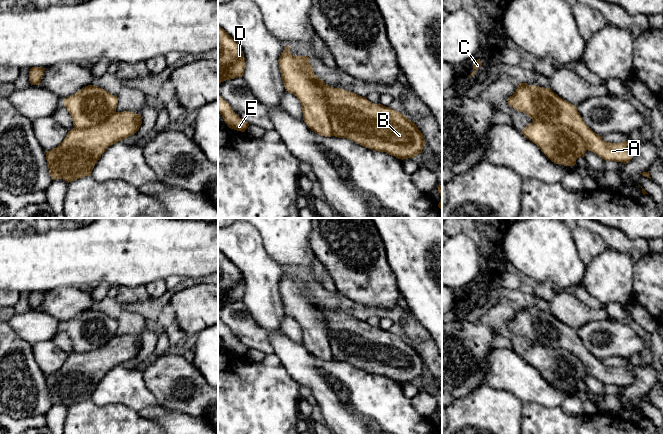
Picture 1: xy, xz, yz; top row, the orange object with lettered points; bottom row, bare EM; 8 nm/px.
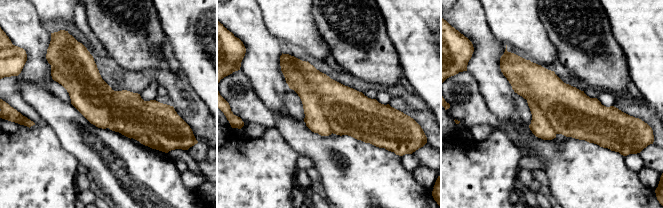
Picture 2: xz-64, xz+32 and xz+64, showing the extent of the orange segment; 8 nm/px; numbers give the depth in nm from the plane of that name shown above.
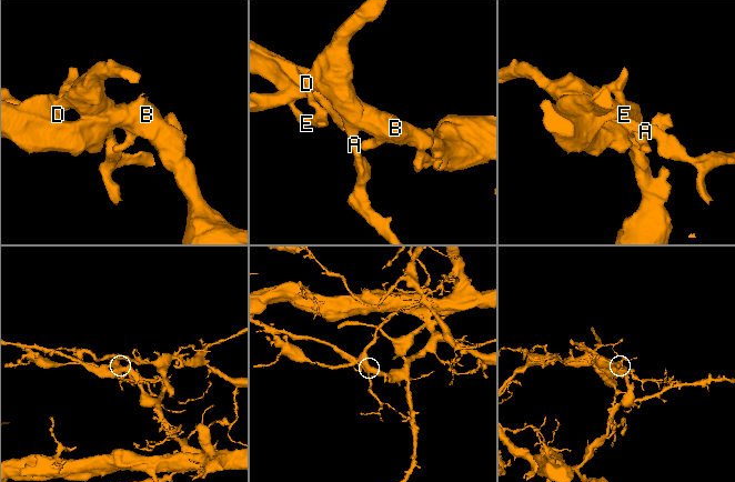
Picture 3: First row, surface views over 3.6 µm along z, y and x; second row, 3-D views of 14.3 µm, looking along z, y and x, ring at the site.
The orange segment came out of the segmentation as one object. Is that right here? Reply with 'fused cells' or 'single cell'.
fused cells

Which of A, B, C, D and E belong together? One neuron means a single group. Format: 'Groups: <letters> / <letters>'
Groups: A C / B D E

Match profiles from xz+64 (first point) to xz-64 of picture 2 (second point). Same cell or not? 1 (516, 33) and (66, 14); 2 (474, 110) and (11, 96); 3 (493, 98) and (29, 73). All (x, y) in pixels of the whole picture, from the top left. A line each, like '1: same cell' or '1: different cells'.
1: same cell
2: same cell
3: same cell

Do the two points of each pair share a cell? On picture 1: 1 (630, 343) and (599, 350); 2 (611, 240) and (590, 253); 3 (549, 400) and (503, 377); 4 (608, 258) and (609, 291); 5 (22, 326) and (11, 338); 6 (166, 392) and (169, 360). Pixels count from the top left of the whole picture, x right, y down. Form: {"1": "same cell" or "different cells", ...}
{"1": "same cell", "2": "different cells", "3": "same cell", "4": "same cell", "5": "different cells", "6": "same cell"}

